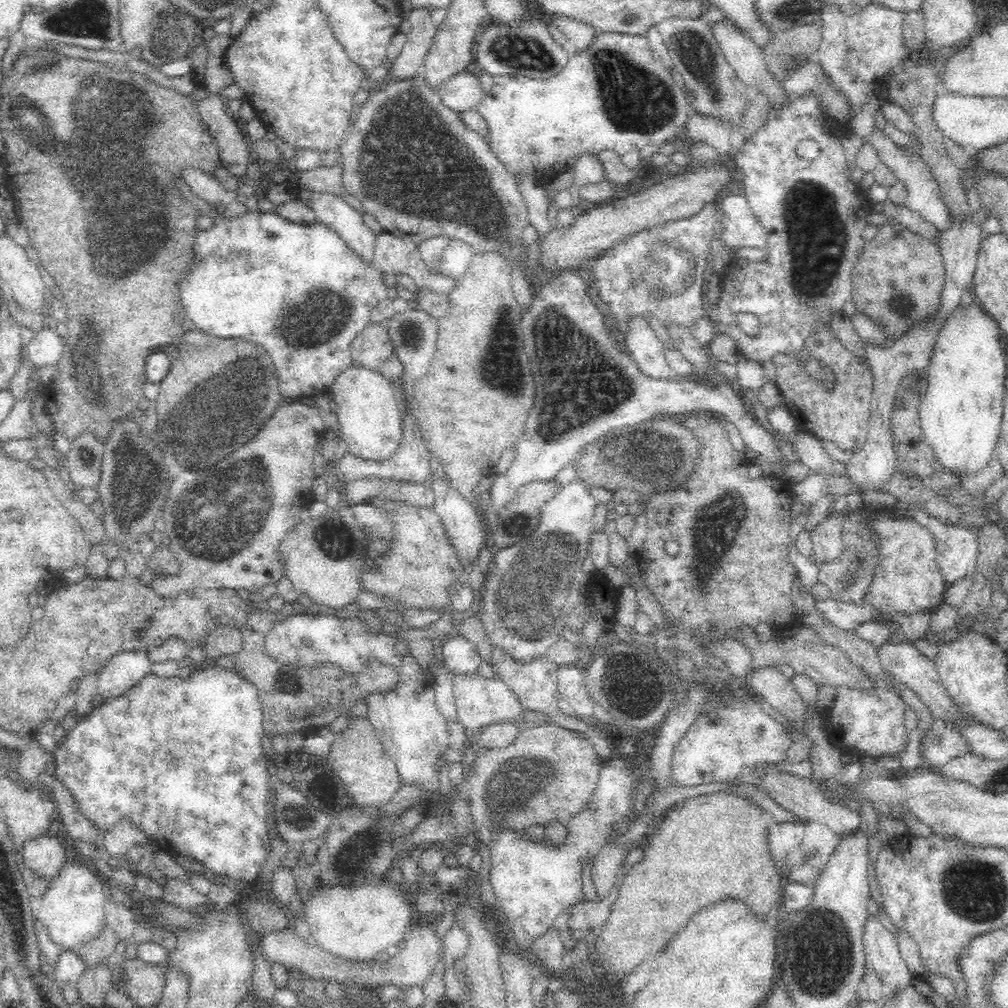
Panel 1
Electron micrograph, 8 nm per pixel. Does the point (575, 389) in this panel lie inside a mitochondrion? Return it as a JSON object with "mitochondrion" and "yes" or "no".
{"mitochondrion":"yes"}

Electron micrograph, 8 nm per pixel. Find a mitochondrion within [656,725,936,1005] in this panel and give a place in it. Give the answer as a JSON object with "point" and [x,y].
{"point":[823,954]}

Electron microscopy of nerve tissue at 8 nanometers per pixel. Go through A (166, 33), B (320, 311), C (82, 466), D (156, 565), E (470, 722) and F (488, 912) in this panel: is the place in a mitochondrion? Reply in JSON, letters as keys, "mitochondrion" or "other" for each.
{"A":"mitochondrion","B":"mitochondrion","C":"other","D":"other","E":"other","F":"other"}

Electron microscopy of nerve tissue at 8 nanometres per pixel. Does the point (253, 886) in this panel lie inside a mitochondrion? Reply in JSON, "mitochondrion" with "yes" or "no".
{"mitochondrion":"no"}

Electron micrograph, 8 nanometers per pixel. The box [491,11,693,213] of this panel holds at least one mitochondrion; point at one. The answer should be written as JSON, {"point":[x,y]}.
{"point":[634,101]}

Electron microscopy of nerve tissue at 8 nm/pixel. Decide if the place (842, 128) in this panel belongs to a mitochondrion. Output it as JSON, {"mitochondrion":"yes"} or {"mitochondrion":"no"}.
{"mitochondrion":"no"}

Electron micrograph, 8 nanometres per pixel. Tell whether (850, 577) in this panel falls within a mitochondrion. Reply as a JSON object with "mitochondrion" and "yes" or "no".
{"mitochondrion":"yes"}

